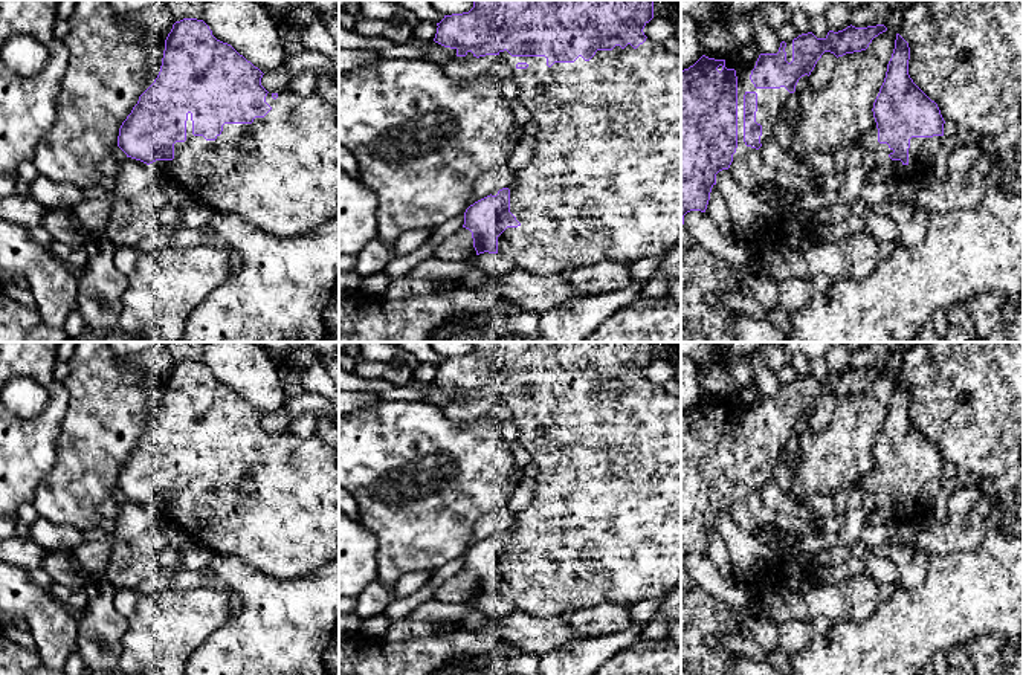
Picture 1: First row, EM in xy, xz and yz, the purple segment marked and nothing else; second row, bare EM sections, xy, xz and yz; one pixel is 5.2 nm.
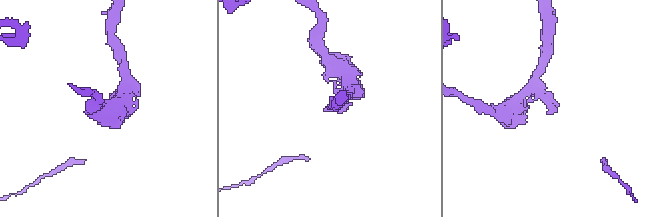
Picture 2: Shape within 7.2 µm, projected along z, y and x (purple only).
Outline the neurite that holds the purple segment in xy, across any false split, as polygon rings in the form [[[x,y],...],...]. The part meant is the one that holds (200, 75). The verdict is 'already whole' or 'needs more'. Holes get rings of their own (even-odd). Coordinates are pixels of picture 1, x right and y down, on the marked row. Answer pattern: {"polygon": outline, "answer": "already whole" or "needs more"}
{"polygon": [[[183,18],[176,21],[165,40],[160,72],[154,82],[139,96],[137,104],[122,122],[118,147],[127,157],[147,163],[157,183],[165,185],[182,199],[206,203],[215,212],[237,214],[246,223],[276,238],[292,238],[311,231],[339,214],[339,105],[325,99],[318,90],[307,96],[289,89],[278,93],[267,92],[261,86],[263,75],[264,73],[258,67],[240,55],[231,44],[217,40],[203,20]]], "answer": "needs more"}

